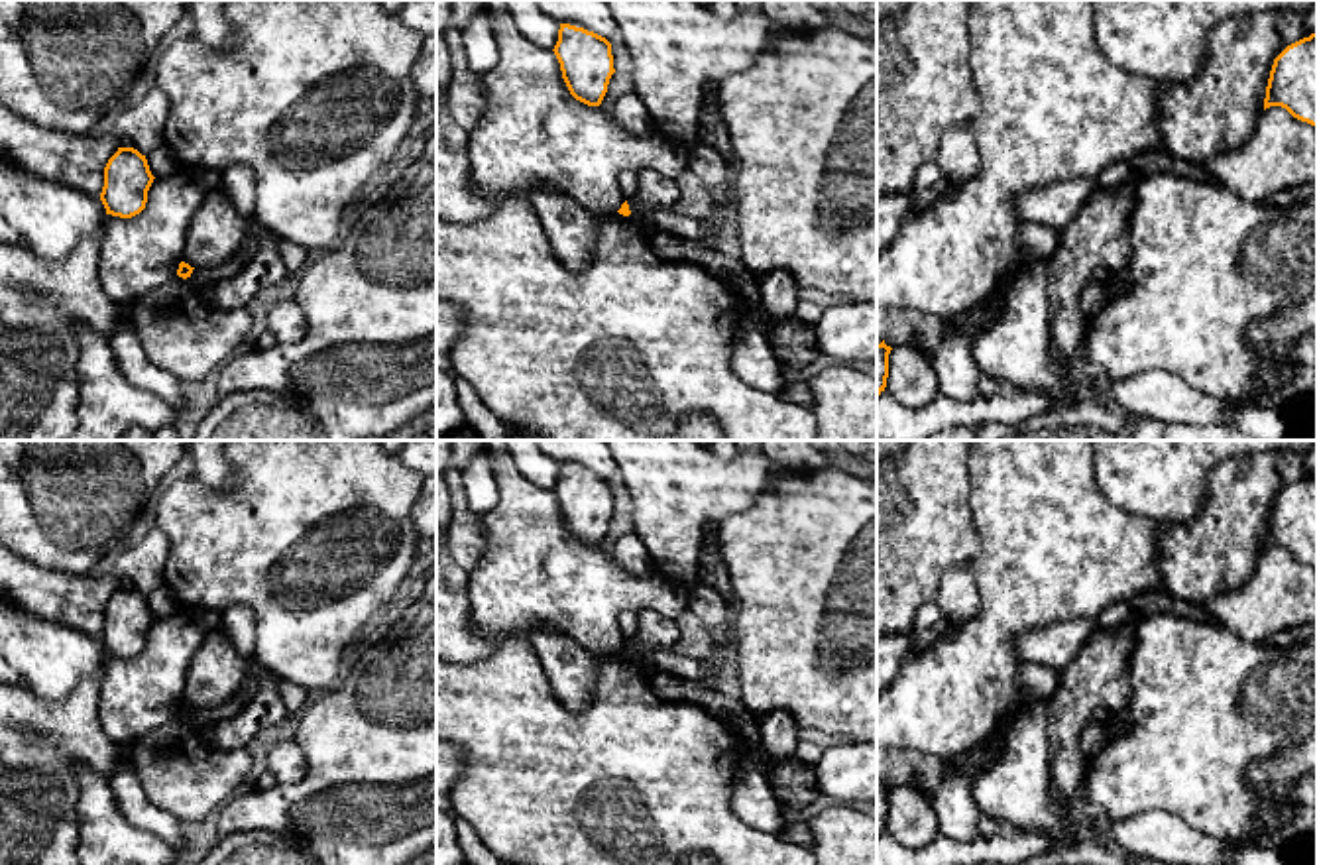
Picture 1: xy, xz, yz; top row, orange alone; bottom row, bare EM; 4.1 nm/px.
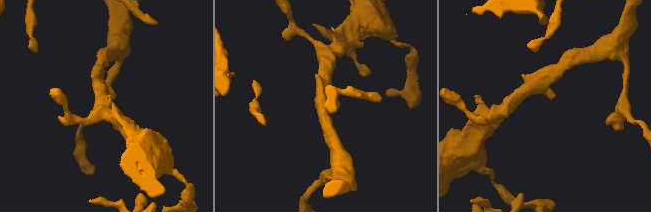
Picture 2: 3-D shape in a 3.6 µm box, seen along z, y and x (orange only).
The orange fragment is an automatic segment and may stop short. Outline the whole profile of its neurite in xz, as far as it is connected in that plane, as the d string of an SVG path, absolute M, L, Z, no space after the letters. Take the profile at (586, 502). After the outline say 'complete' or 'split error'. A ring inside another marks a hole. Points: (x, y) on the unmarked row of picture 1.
M560 464L552 491L570 535L588 547L600 547L615 513L611 484L584 468Z; complete

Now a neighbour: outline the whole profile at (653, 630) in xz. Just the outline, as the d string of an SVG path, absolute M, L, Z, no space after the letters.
M651 609L639 611L635 639L653 649L672 649L678 641L676 621Z

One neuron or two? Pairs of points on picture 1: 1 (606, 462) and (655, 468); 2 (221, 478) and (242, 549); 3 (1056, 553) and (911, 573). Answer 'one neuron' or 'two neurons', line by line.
1: two neurons
2: two neurons
3: two neurons

